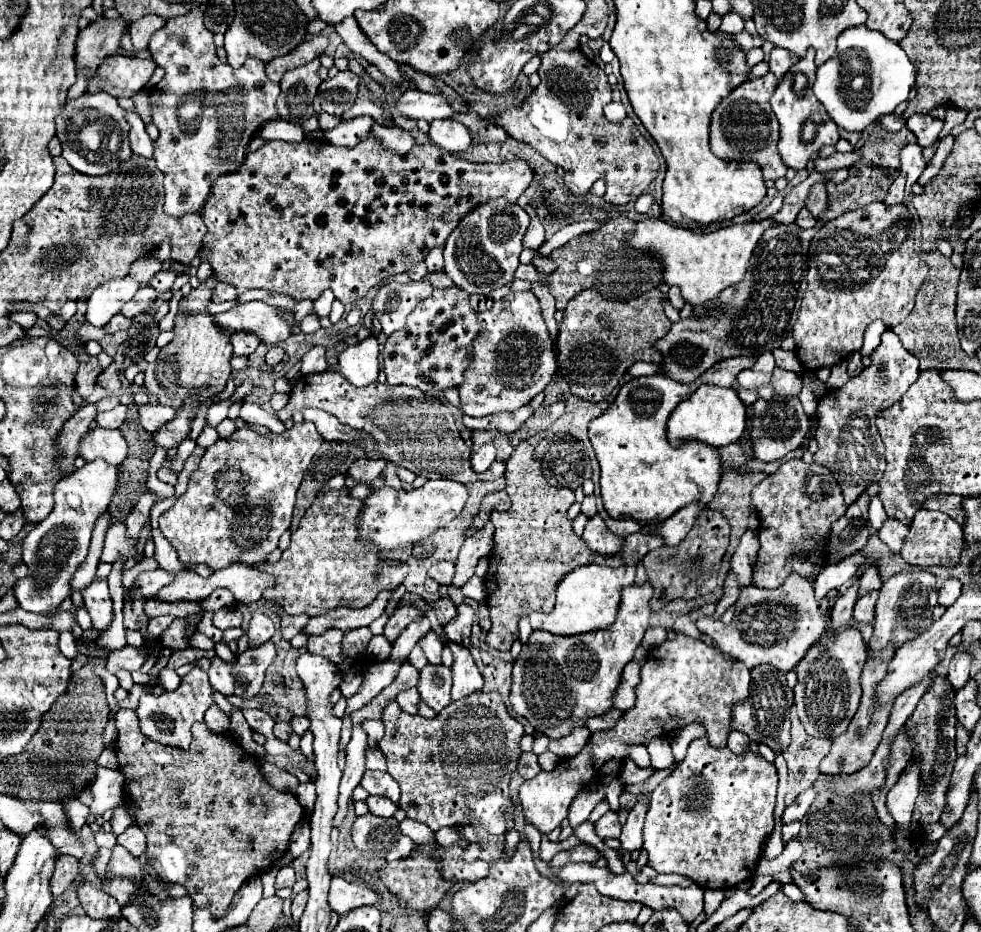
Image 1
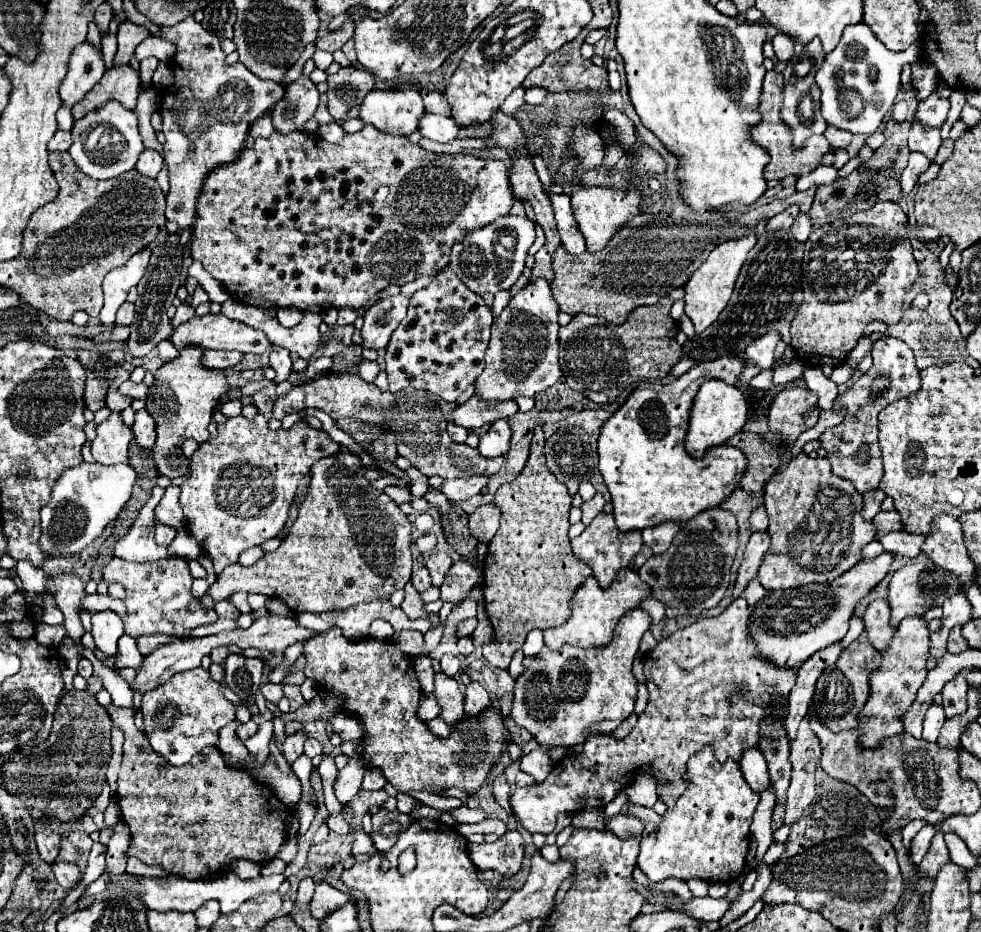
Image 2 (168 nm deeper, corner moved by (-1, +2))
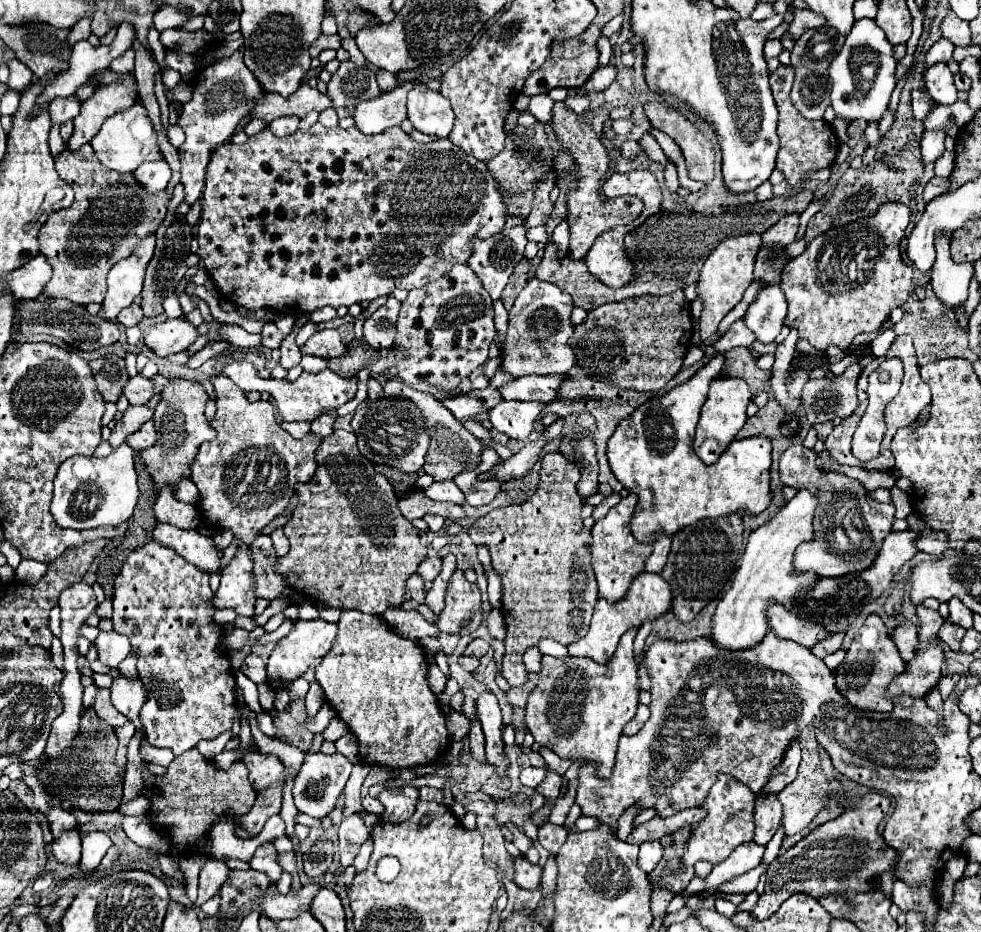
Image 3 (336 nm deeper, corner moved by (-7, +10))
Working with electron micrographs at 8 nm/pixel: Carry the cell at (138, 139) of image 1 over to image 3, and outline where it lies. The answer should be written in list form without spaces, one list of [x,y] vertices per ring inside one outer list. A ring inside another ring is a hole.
[[[162,158],[162,160],[154,160],[154,162],[146,162],[146,164],[140,164],[136,170],[134,170],[134,176],[136,180],[148,190],[148,192],[158,192],[158,190],[164,190],[170,176],[172,176],[172,170],[168,166],[168,162]]]

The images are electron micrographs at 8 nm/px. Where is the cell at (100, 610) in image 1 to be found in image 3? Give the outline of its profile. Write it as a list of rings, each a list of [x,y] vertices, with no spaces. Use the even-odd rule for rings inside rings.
[[[116,630],[100,632],[96,638],[96,648],[98,648],[98,658],[110,668],[118,668],[118,664],[130,654],[130,642]]]

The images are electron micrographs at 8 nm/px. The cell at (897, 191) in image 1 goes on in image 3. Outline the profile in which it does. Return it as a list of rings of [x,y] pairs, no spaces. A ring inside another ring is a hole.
[[[924,132],[920,140],[922,164],[934,164],[944,154],[944,134],[942,132]]]

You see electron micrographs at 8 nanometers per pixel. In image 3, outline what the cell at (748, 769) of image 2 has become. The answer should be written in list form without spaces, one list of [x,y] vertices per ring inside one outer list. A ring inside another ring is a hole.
[[[772,792],[758,794],[756,798],[758,800],[756,800],[756,814],[754,814],[754,824],[756,824],[754,842],[768,844],[782,818],[782,804],[778,796]]]

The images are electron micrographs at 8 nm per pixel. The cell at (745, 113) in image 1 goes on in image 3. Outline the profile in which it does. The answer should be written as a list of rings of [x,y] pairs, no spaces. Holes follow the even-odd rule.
[[[778,66],[770,74],[770,88],[778,106],[778,136],[780,136],[780,154],[776,160],[776,170],[780,170],[790,186],[798,186],[802,182],[802,176],[812,170],[830,168],[836,152],[840,148],[840,140],[836,134],[832,134],[832,126],[824,120],[806,120],[790,102],[790,88],[794,82],[794,70],[790,66]]]

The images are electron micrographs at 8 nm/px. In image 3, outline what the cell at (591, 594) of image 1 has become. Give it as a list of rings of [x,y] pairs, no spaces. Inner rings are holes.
[[[642,572],[642,574],[638,574],[638,578],[632,580],[628,594],[622,600],[612,602],[612,604],[604,598],[596,600],[596,608],[594,608],[594,616],[592,616],[588,634],[584,638],[574,640],[574,644],[568,646],[568,652],[570,652],[570,656],[590,656],[592,660],[606,662],[614,654],[620,636],[628,628],[640,628],[640,624],[646,618],[656,618],[656,616],[664,614],[666,610],[670,610],[670,604],[672,604],[672,592],[670,592],[670,586],[664,582],[664,578],[660,574]]]

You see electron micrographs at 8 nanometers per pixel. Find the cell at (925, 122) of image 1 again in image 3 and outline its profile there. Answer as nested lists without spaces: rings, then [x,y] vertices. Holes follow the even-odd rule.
[[[936,64],[926,72],[926,88],[928,94],[938,104],[954,104],[956,102],[956,86],[952,80],[952,74],[946,64]]]

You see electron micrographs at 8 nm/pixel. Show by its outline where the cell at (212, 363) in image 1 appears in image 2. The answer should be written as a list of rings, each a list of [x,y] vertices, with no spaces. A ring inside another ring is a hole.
[[[184,348],[176,360],[170,360],[156,372],[154,386],[148,392],[148,404],[146,410],[156,422],[156,444],[152,448],[154,452],[154,464],[158,468],[158,474],[176,478],[184,476],[188,472],[190,460],[186,456],[176,456],[182,442],[194,440],[198,444],[206,442],[210,438],[208,434],[208,424],[210,424],[210,414],[216,408],[218,398],[222,392],[228,390],[228,380],[226,376],[220,374],[220,370],[210,370],[200,364],[204,350],[198,348]]]

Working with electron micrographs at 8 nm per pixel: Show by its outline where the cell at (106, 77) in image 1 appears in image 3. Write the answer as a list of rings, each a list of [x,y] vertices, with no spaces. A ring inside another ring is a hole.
[[[124,74],[122,80],[100,86],[86,102],[82,102],[80,114],[74,118],[74,132],[68,140],[70,150],[88,144],[108,116],[134,106],[138,100],[134,88],[138,88],[138,84],[130,84],[130,74]]]

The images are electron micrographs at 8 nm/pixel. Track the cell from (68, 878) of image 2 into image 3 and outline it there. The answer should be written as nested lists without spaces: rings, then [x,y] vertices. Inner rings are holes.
[[[68,832],[68,834],[60,836],[58,840],[52,842],[52,852],[58,862],[76,866],[80,862],[80,834]]]

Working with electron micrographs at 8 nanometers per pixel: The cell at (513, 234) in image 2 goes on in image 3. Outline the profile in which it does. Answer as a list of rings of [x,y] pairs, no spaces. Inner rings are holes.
[[[518,224],[518,226],[506,226],[502,232],[498,232],[498,236],[490,236],[486,240],[474,240],[474,252],[468,260],[468,266],[474,270],[474,274],[478,276],[478,280],[484,284],[486,292],[494,300],[500,298],[510,274],[514,272],[518,262],[524,258],[524,248],[528,244],[526,232],[528,228],[524,224]]]

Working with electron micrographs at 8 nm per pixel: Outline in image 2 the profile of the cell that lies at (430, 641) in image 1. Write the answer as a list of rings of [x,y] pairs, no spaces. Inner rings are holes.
[[[444,656],[442,660],[440,660],[440,666],[442,666],[442,672],[446,674],[446,676],[454,676],[456,672],[460,672],[460,660],[456,658],[456,656]]]

